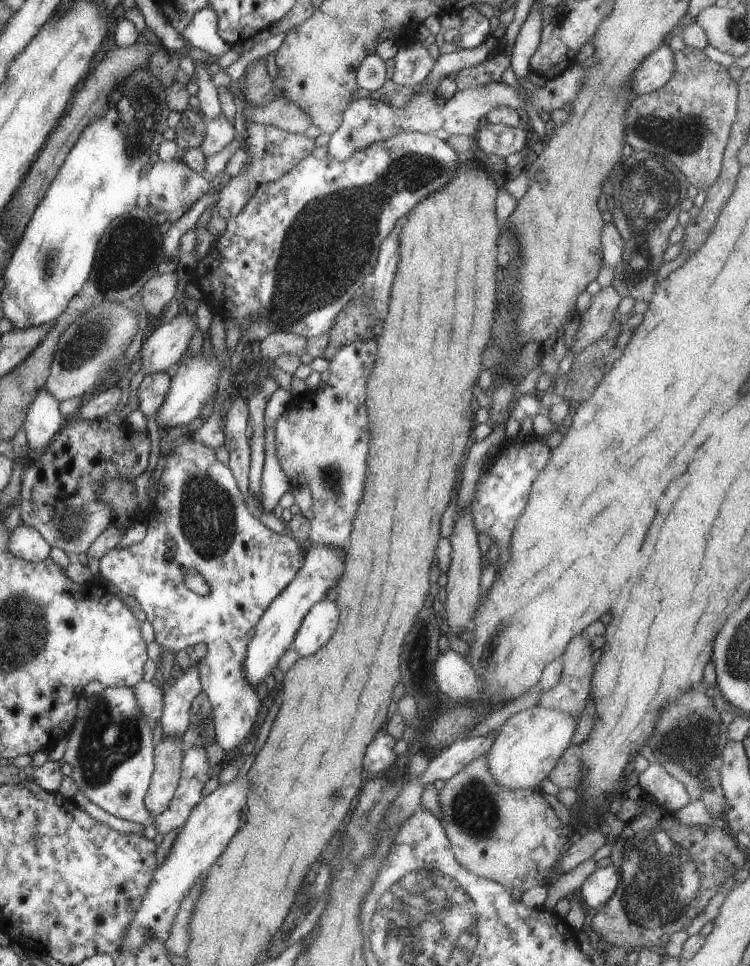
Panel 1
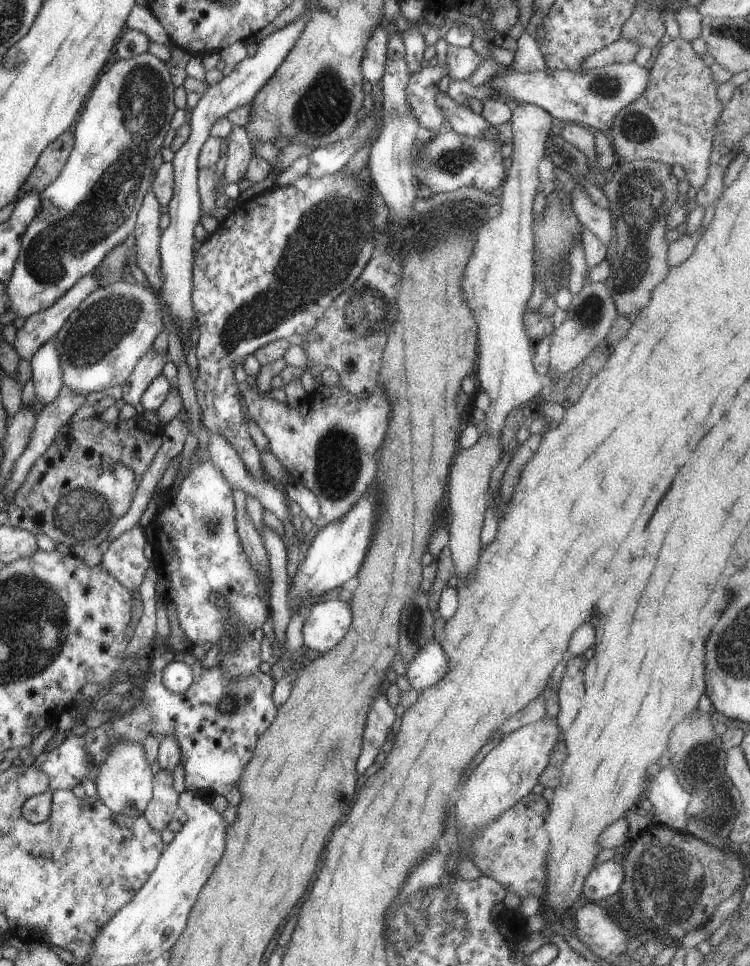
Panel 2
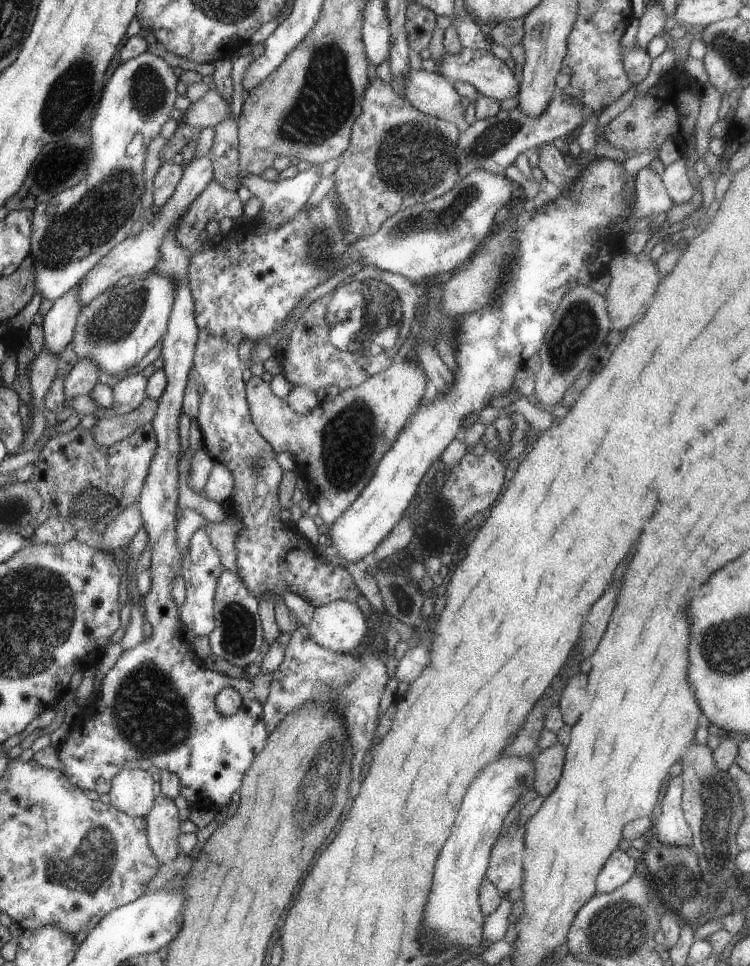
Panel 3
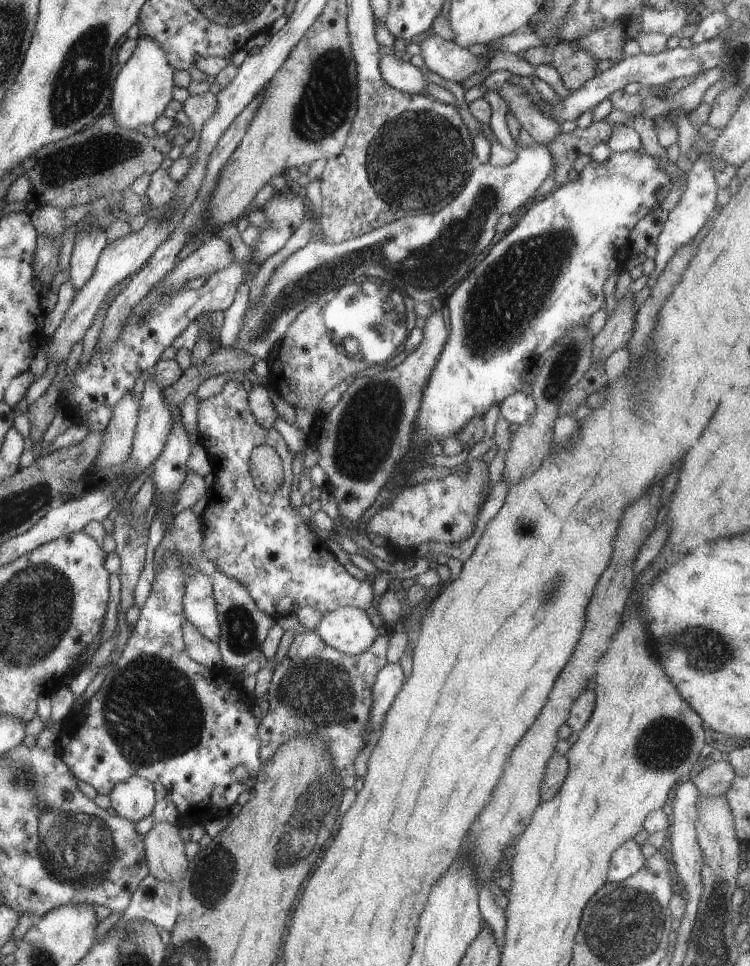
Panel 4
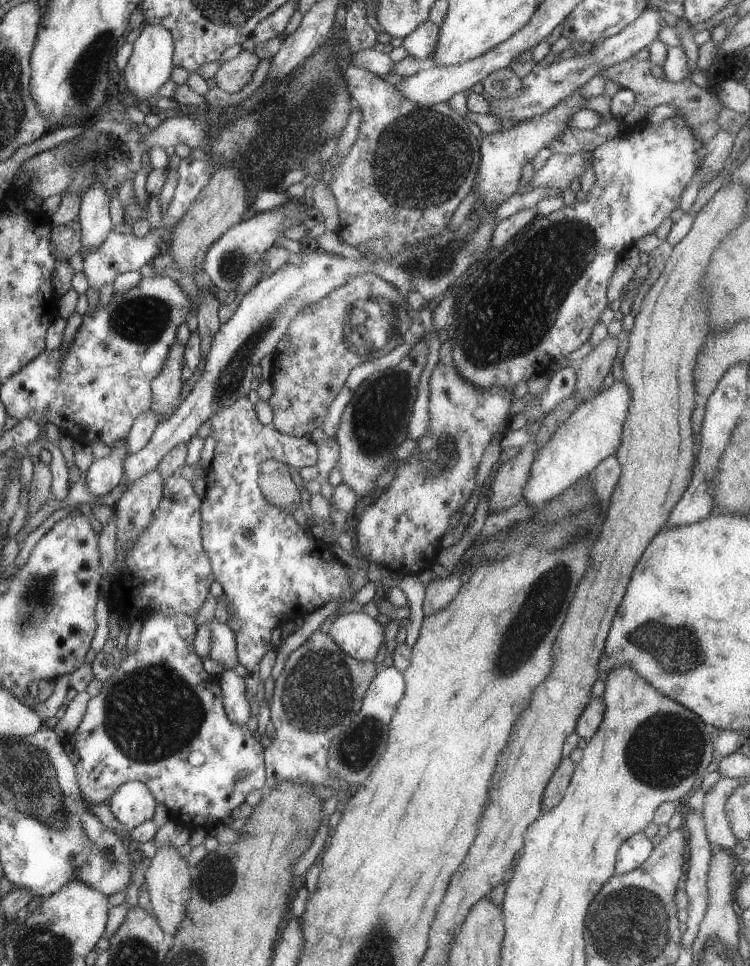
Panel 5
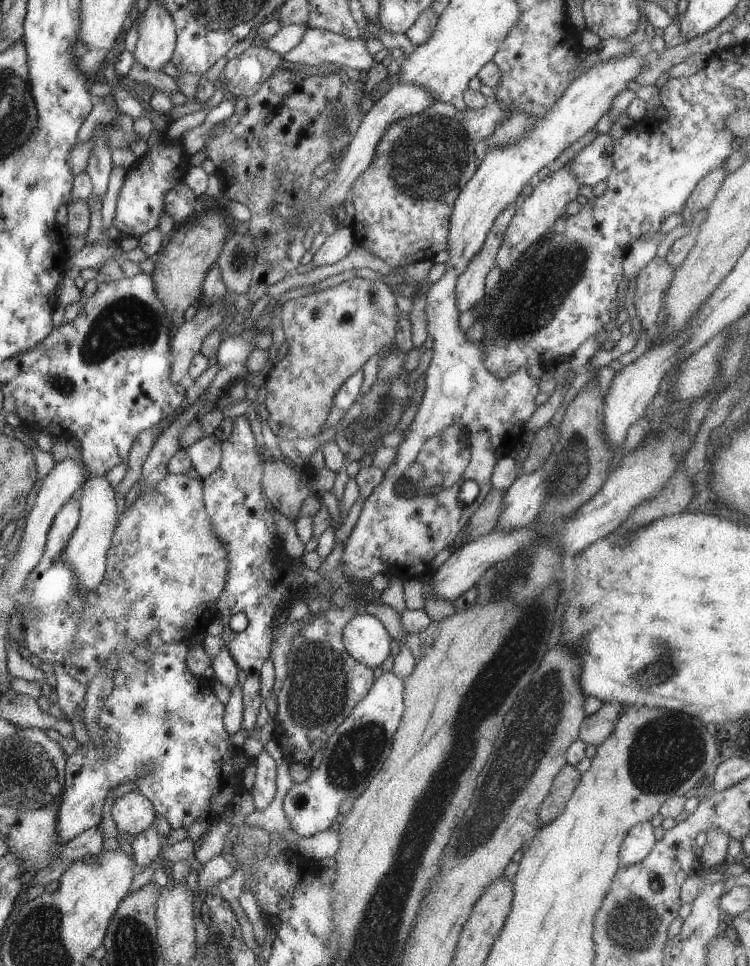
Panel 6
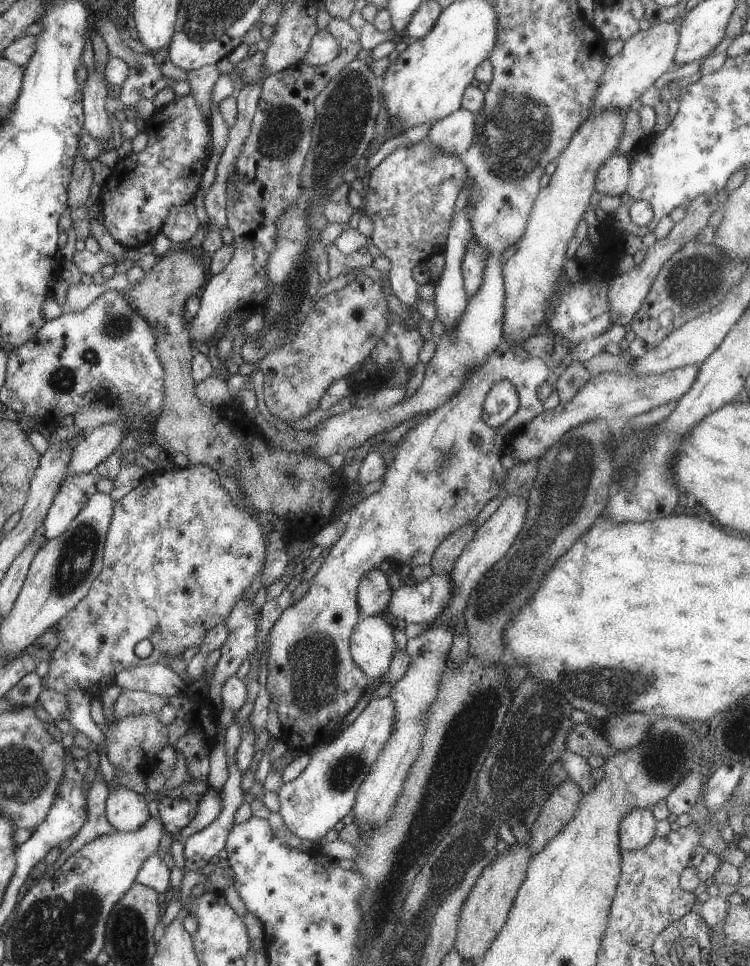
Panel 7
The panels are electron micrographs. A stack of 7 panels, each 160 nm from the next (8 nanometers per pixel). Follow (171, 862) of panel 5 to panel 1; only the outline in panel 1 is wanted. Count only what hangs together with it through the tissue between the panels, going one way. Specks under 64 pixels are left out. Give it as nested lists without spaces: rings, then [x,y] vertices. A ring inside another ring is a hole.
[[[161,734],[154,748],[154,770],[143,798],[145,809],[151,816],[164,812],[173,798],[180,776],[181,743],[181,738],[175,740]]]

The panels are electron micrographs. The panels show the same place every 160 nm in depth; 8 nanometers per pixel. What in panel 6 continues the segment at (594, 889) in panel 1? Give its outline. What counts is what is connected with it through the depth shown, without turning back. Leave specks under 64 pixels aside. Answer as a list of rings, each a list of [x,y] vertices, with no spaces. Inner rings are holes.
[[[649,821],[631,825],[631,828],[627,829],[627,834],[623,837],[618,850],[620,866],[635,864],[647,856],[655,841],[653,827]]]

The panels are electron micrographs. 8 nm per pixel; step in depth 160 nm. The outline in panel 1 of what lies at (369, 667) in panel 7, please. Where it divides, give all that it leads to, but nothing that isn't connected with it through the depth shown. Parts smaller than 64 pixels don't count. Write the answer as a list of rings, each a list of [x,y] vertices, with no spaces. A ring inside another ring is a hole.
[[[322,599],[313,604],[303,616],[290,647],[295,654],[303,657],[316,652],[331,638],[337,628],[337,606],[335,602]]]

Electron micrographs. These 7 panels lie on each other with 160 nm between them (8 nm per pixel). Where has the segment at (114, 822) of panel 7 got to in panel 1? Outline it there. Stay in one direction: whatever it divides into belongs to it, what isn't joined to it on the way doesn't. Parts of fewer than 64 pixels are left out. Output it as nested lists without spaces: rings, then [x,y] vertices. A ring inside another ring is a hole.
[[[102,686],[101,694],[89,696],[80,717],[67,734],[60,761],[85,798],[107,814],[141,824],[150,839],[156,835],[143,798],[154,770],[153,734],[131,687]]]

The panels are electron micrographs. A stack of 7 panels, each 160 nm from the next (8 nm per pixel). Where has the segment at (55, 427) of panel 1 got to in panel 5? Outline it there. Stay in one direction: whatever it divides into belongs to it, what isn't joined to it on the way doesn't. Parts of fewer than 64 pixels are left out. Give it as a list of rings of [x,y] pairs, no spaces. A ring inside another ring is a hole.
[[[101,184],[89,186],[87,192],[81,196],[76,218],[79,224],[78,252],[81,258],[85,258],[89,250],[97,250],[99,244],[112,231],[108,212],[109,203],[107,192],[101,188]]]

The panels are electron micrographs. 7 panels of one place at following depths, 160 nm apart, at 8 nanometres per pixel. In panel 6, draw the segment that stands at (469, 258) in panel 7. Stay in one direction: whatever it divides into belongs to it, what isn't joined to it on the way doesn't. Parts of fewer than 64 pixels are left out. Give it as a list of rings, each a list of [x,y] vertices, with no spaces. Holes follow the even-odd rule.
[[[527,186],[517,195],[515,201],[495,217],[481,248],[470,258],[465,270],[457,277],[454,295],[456,307],[460,313],[472,308],[483,298],[483,280],[495,264],[495,255],[501,244],[504,230],[517,207],[529,198],[529,194],[530,189]]]

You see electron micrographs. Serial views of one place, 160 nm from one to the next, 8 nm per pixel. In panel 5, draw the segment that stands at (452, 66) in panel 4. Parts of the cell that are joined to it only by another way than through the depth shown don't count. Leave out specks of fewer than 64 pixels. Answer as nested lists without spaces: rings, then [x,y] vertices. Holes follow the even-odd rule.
[[[429,19],[424,20],[405,38],[402,38],[402,46],[407,50],[410,56],[413,56],[421,66],[428,66],[433,62],[433,54],[435,54],[435,44],[439,38],[439,28],[435,24],[431,24]]]

